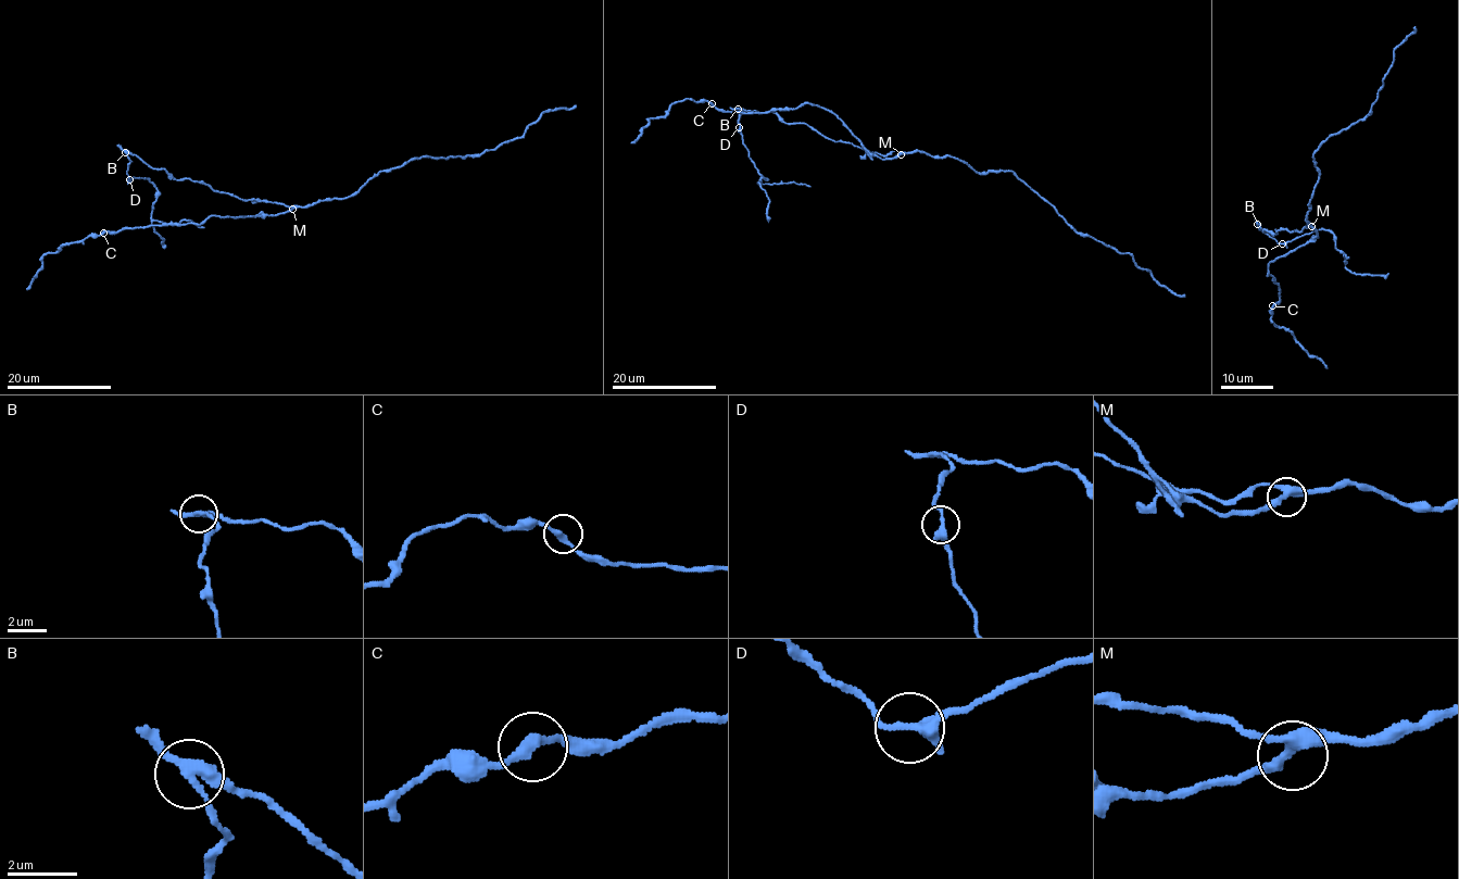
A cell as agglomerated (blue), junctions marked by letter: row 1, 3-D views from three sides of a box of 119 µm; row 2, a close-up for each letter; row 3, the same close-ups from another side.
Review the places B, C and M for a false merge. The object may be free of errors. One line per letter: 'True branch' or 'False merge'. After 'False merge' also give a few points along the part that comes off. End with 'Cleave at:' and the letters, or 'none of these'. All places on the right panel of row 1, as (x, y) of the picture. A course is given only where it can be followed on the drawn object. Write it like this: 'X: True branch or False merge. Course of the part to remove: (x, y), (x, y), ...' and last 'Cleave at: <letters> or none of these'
B: False merge. Course of the part to remove: (1257, 223), (1280, 243), (1327, 229), (1333, 235), (1334, 246), (1346, 262), (1344, 254), (1348, 256)
C: True branch
M: True branch
Cleave at: B

